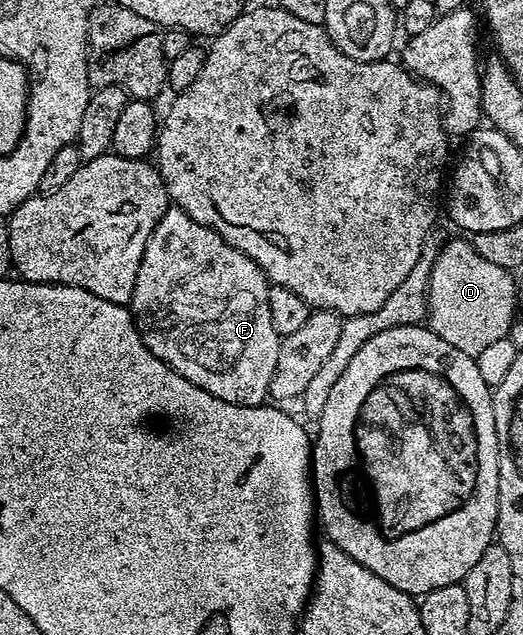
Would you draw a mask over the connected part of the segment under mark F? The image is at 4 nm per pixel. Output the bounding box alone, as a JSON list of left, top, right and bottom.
[128,208,282,406]

